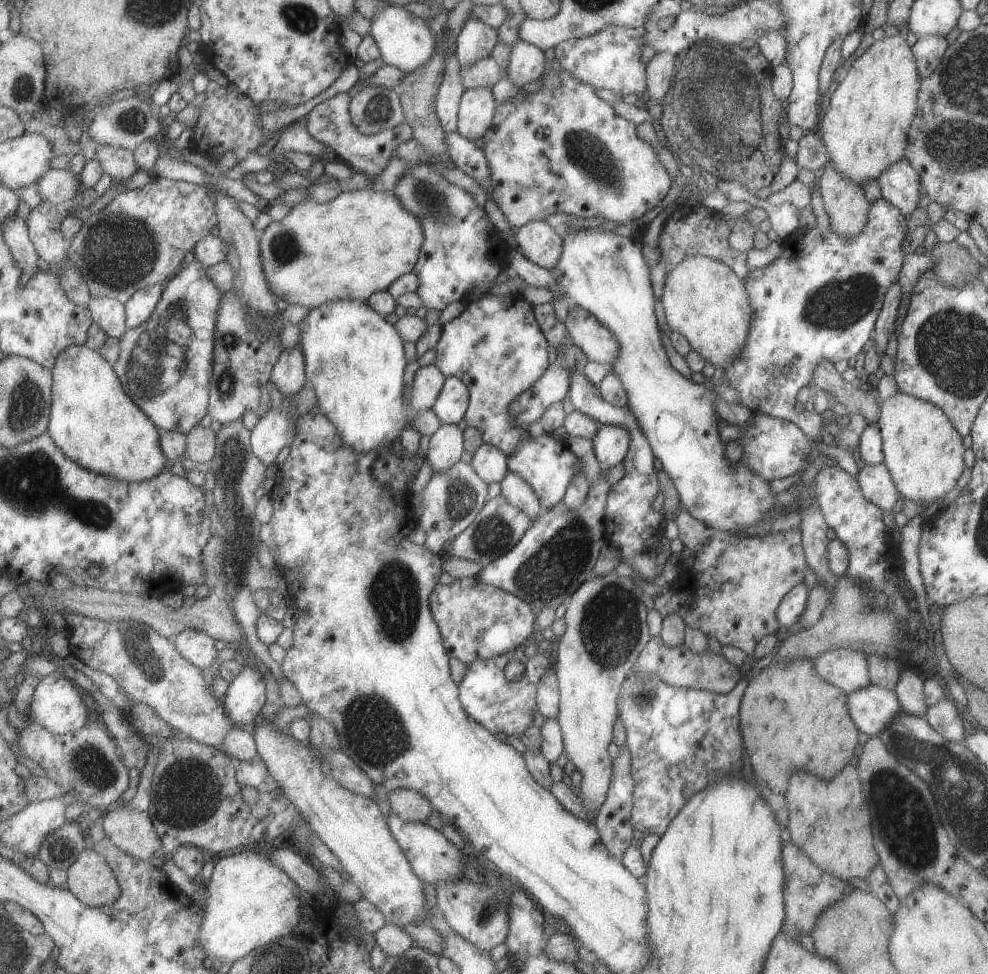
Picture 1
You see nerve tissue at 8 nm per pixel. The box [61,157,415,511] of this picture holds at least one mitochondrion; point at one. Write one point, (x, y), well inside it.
(142, 368)

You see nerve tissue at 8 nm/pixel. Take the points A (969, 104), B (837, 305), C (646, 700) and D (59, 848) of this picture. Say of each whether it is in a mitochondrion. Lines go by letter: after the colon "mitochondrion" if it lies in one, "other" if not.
A: mitochondrion
B: mitochondrion
C: mitochondrion
D: mitochondrion

